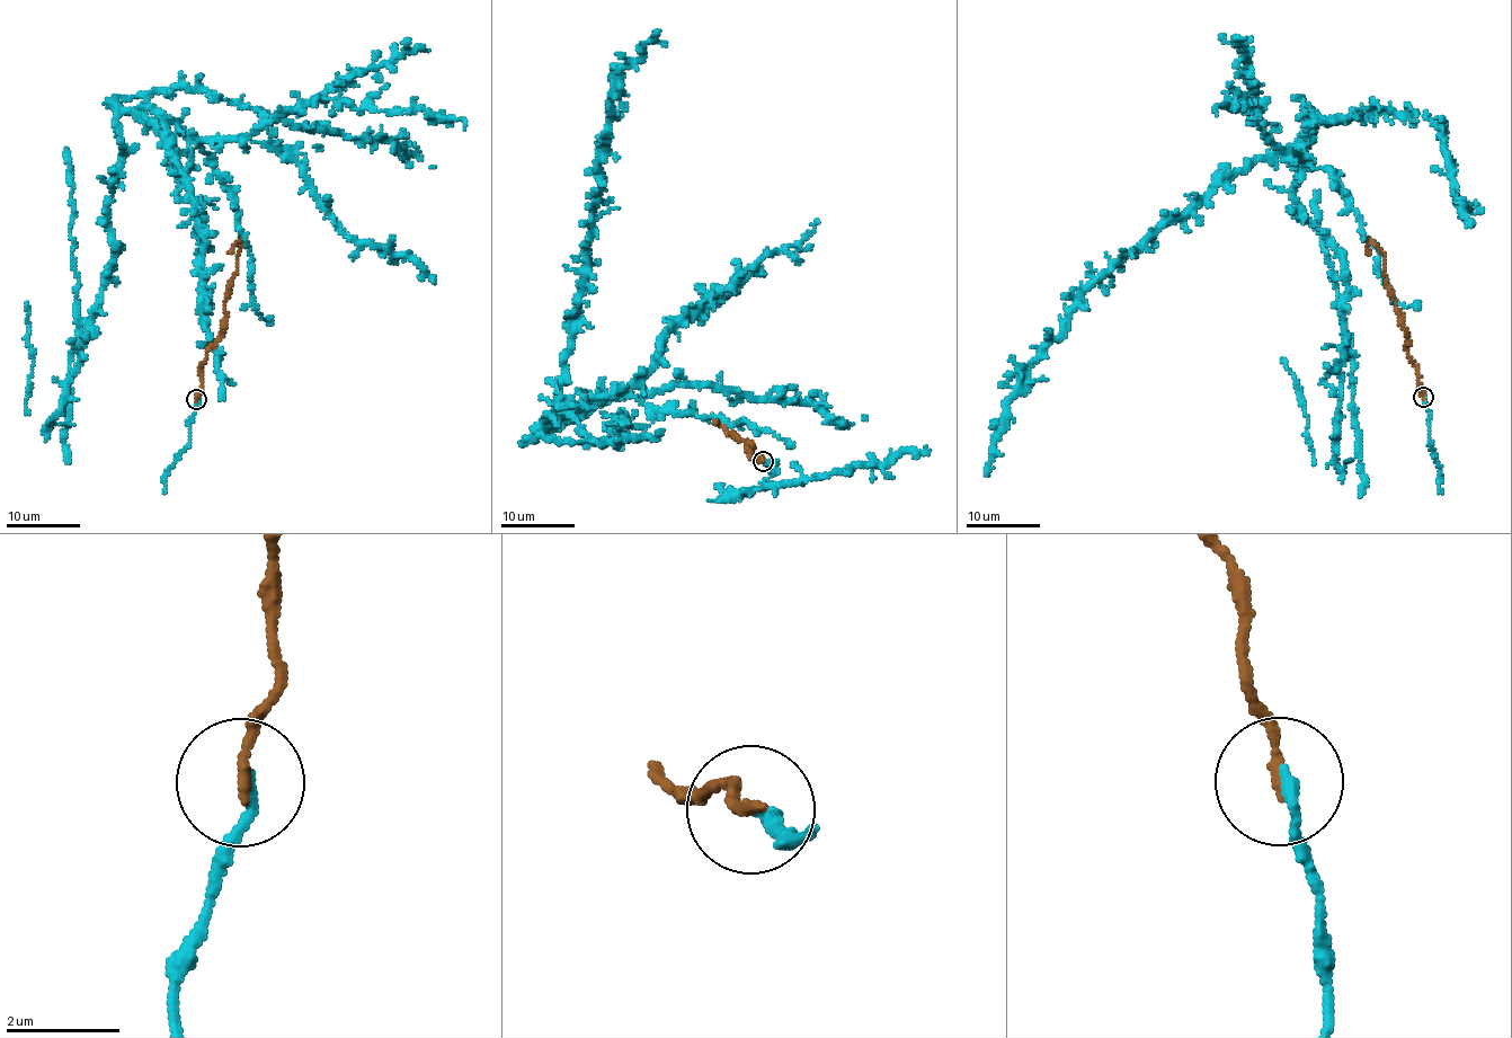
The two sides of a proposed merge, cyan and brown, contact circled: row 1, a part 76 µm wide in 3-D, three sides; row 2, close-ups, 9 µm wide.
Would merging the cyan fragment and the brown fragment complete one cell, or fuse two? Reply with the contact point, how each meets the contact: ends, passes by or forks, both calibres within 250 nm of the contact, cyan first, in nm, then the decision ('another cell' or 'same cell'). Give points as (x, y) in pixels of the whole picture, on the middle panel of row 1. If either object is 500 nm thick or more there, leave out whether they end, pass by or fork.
(763, 461) | cyan ends | brown ends | 180/170 nm | same cell

